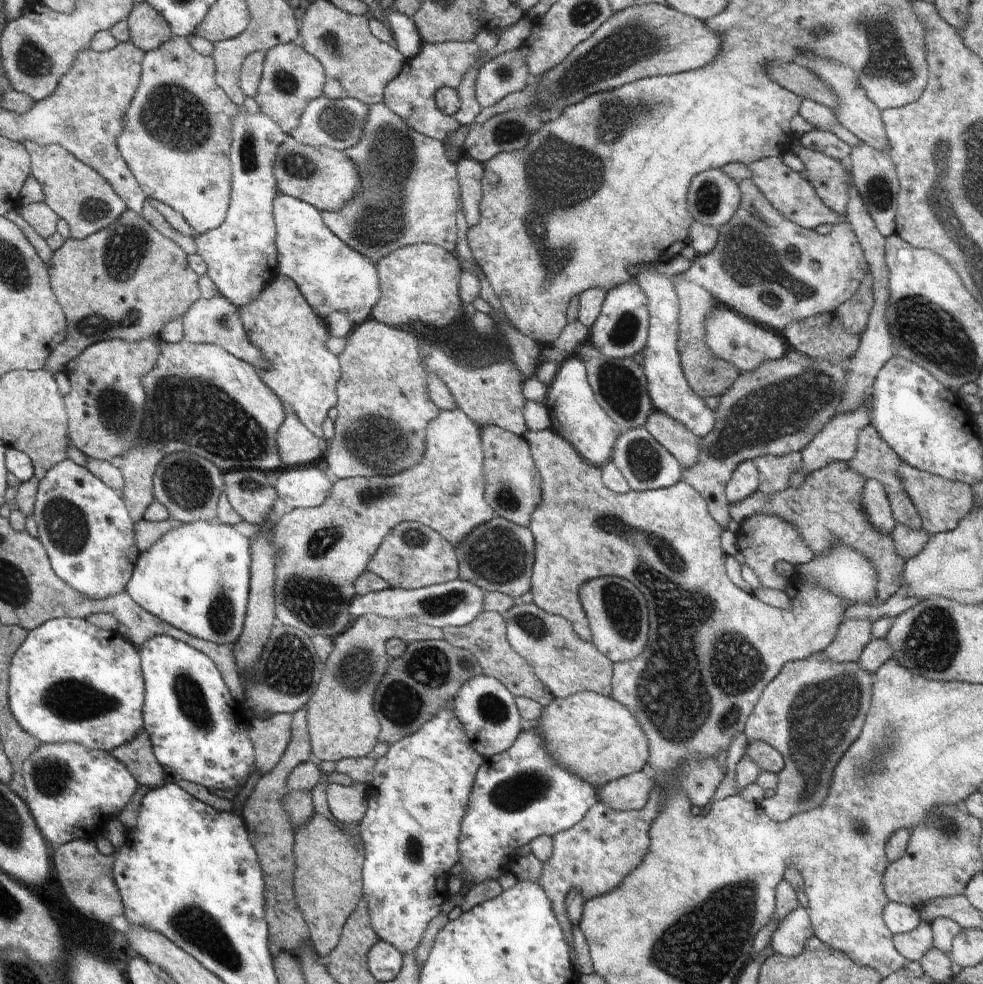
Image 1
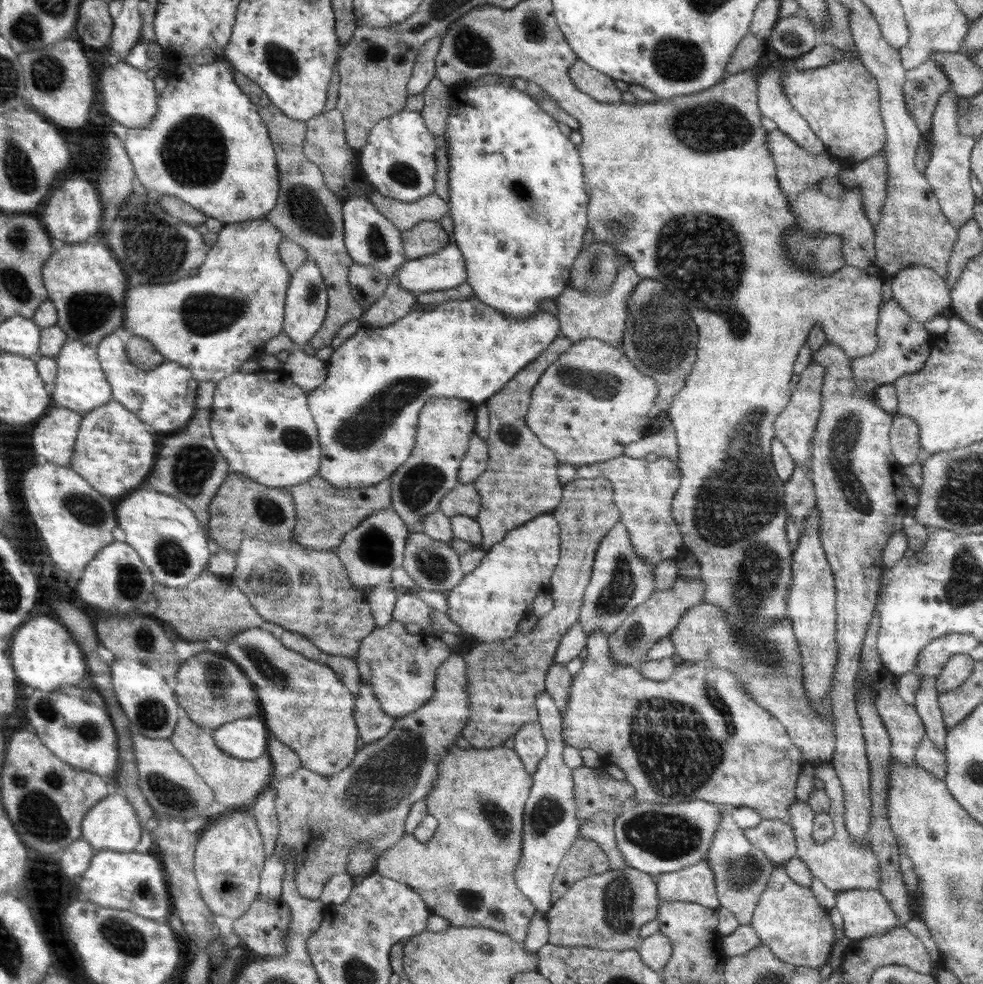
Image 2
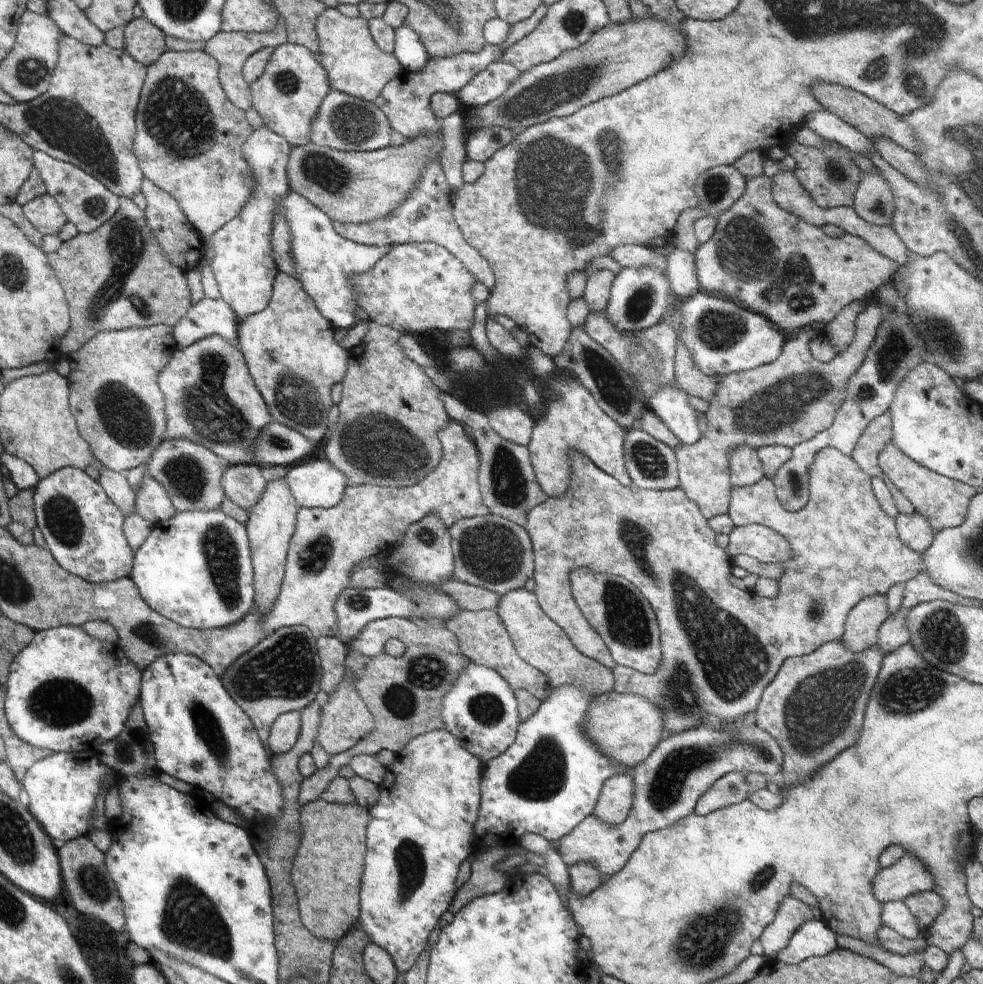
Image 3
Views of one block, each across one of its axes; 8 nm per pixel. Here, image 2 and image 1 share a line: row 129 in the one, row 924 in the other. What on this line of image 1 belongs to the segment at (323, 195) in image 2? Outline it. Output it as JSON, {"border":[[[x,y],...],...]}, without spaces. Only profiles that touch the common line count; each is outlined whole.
{"border":[[[305,707],[294,712],[291,723],[291,738],[280,761],[269,773],[256,780],[254,790],[241,808],[241,816],[245,821],[247,832],[263,873],[265,888],[264,913],[265,922],[269,931],[268,949],[274,958],[280,952],[287,951],[290,954],[297,952],[302,945],[312,944],[309,940],[309,929],[300,913],[295,891],[295,857],[293,845],[295,836],[291,828],[288,814],[282,809],[281,799],[288,793],[286,782],[292,770],[303,763],[313,760],[309,733],[306,721],[307,711]]]}

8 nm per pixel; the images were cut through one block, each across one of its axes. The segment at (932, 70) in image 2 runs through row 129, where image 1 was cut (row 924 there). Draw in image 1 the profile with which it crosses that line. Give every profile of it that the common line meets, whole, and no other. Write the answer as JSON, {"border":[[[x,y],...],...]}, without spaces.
{"border":[[[921,920],[919,926],[910,933],[894,935],[893,944],[903,961],[918,963],[933,948],[931,924]]]}

